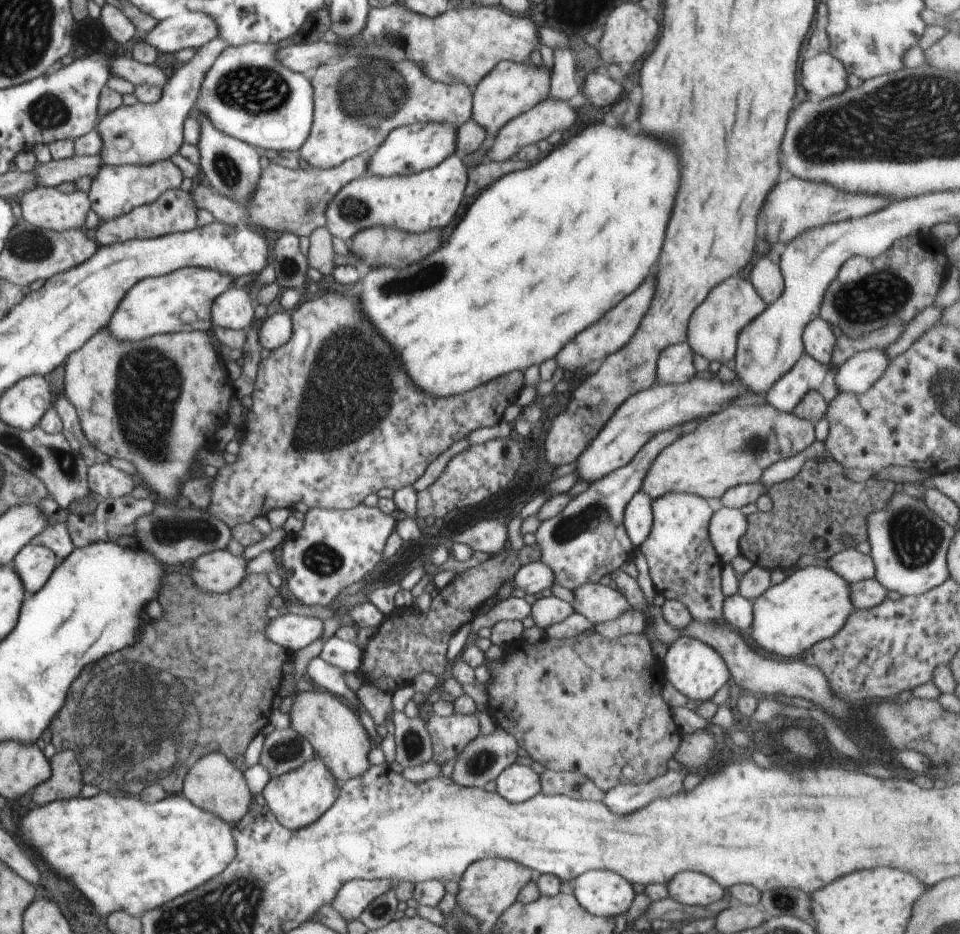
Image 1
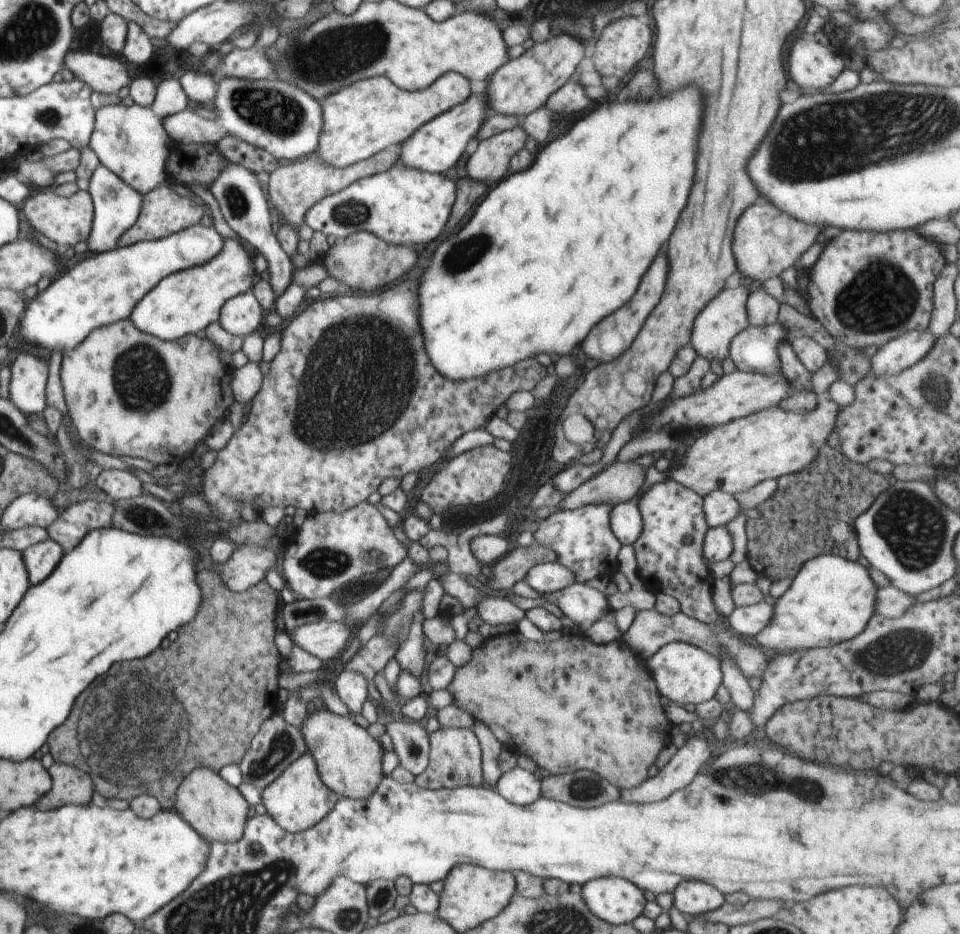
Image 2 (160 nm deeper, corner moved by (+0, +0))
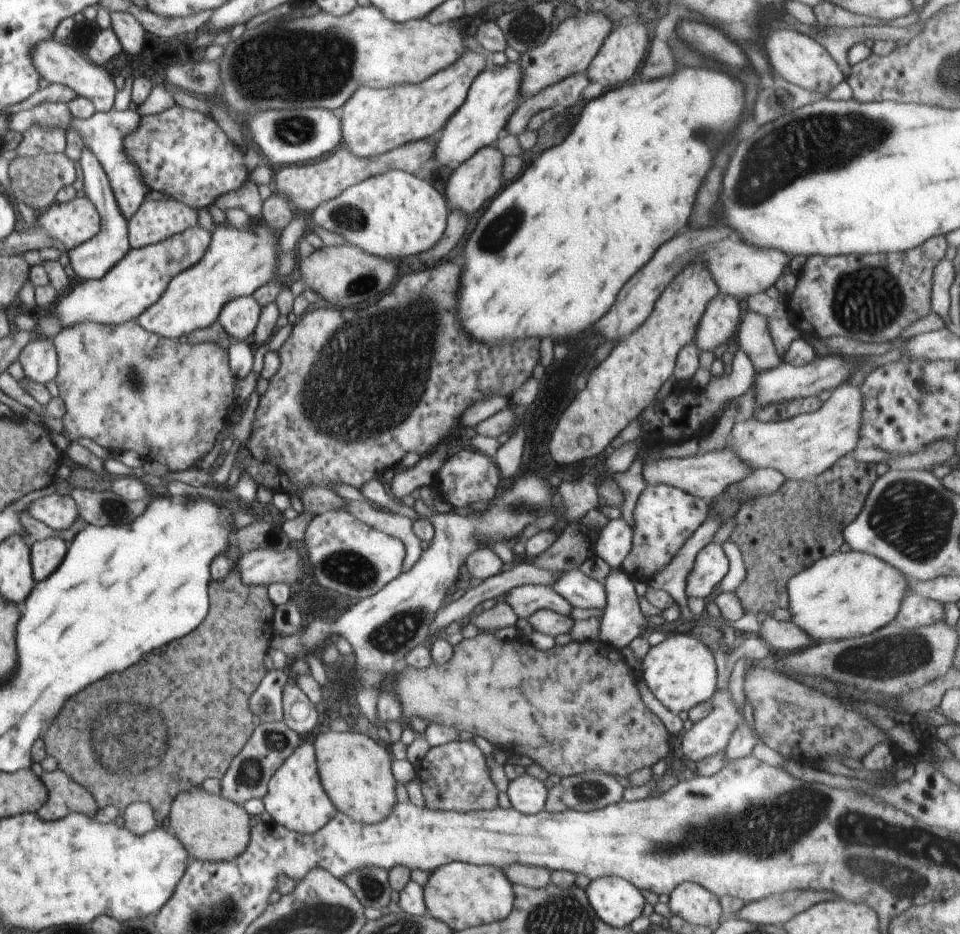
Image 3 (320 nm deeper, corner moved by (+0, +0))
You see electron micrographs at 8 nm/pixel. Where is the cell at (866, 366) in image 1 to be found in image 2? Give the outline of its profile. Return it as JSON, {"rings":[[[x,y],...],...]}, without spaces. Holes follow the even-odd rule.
{"rings":[[[930,329],[913,330],[892,339],[885,345],[881,345],[877,354],[871,358],[871,372],[868,374],[868,377],[872,375],[888,376],[901,373],[904,369],[909,369],[931,351],[938,339],[940,337],[937,337]]]}

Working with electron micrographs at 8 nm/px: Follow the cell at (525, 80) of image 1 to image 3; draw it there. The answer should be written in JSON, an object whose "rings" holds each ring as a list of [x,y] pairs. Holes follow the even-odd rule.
{"rings":[[[588,12],[588,14],[578,14],[561,22],[556,29],[552,29],[548,37],[541,43],[534,45],[528,51],[522,52],[519,63],[522,66],[522,86],[520,86],[520,100],[526,100],[540,90],[554,86],[578,73],[587,73],[590,62],[608,38],[615,26],[610,18],[602,12]]]}

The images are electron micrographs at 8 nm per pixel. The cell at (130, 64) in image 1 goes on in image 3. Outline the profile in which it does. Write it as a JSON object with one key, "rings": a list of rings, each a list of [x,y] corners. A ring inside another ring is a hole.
{"rings":[[[52,38],[52,40],[38,42],[36,48],[32,48],[30,58],[32,58],[32,64],[34,64],[36,72],[40,74],[40,78],[50,82],[50,85],[60,83],[62,86],[68,86],[76,95],[88,98],[96,111],[108,112],[114,107],[117,93],[114,80],[112,80],[106,69],[94,64],[88,56],[82,56],[82,54],[78,54],[76,50],[67,46],[64,42],[58,42]]]}

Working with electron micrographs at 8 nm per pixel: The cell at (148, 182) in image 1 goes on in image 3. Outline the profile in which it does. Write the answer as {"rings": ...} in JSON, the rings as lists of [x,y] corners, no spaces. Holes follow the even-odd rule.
{"rings":[[[86,147],[82,148],[82,156],[78,160],[78,170],[82,170],[86,198],[94,204],[100,216],[100,230],[91,240],[72,248],[72,250],[66,250],[66,252],[78,279],[96,280],[98,278],[100,280],[114,264],[126,256],[131,248],[129,246],[128,218],[126,218],[126,214],[122,214],[124,210],[120,210],[120,206],[116,202],[116,194],[110,186],[106,172],[96,156]]]}

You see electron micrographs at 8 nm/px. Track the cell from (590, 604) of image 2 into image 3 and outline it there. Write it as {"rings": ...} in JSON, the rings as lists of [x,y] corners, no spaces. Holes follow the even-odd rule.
{"rings":[[[526,584],[507,592],[504,598],[518,618],[528,619],[534,612],[549,609],[562,616],[572,616],[572,604],[548,586]]]}

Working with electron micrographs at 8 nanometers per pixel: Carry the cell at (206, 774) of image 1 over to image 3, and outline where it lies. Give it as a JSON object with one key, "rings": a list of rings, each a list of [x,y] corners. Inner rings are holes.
{"rings":[[[198,786],[176,796],[167,820],[170,832],[180,838],[190,861],[230,862],[246,850],[250,841],[250,816],[243,806]]]}

